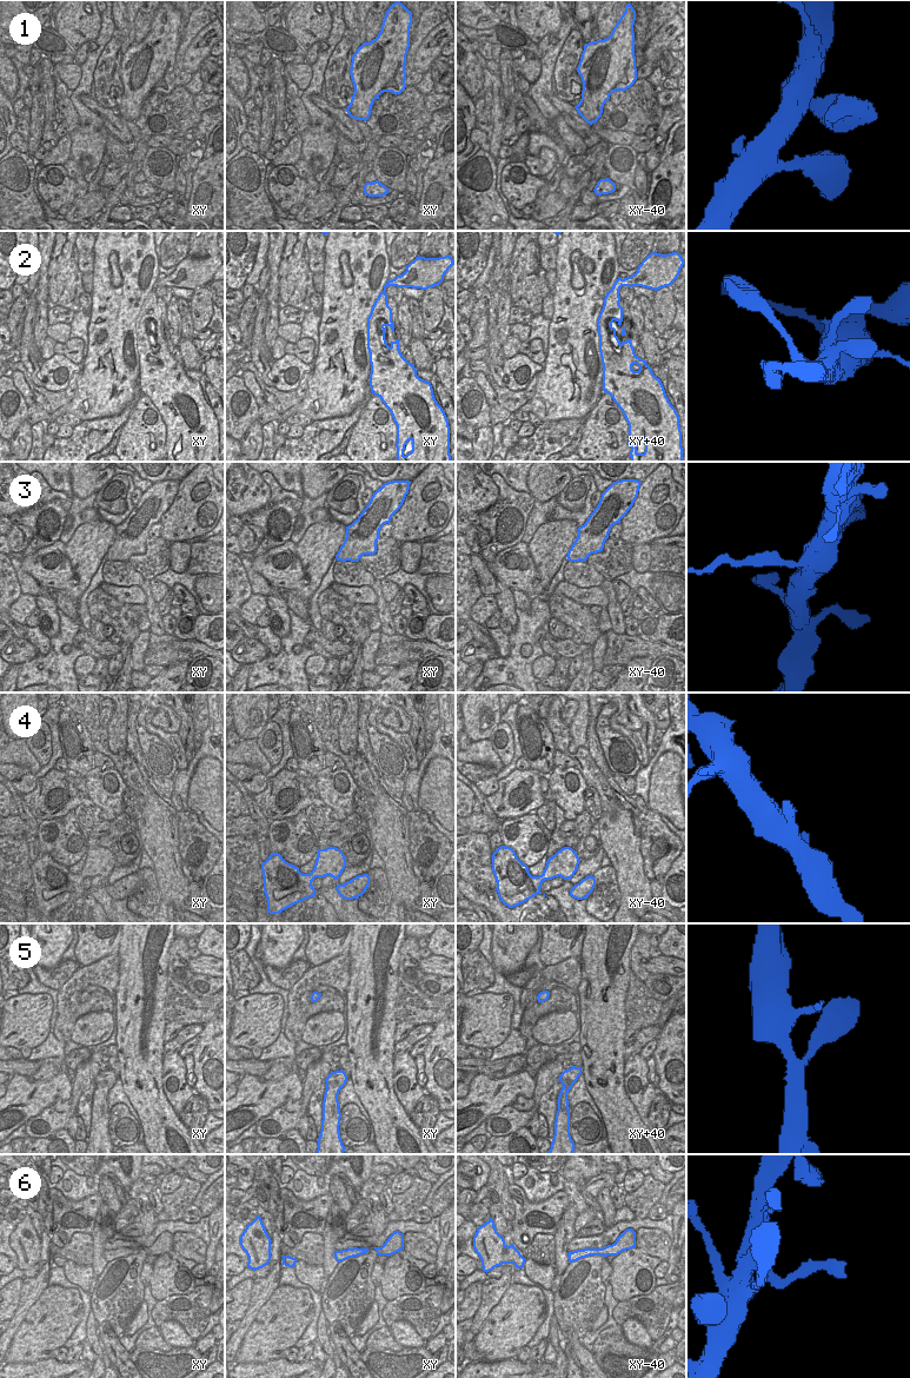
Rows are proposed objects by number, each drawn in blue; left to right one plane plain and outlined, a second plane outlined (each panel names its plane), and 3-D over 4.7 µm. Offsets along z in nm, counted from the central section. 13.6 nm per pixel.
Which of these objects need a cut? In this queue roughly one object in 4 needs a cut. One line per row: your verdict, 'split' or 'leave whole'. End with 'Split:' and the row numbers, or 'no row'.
1: leave whole
2: leave whole
3: split
4: leave whole
5: leave whole
6: leave whole
Split: 3

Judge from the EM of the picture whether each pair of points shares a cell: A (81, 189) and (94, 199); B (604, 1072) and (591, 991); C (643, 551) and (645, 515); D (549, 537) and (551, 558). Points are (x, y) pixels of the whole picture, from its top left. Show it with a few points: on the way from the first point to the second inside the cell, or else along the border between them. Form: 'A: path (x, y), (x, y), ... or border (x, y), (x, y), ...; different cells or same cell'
A: border (88, 191), (74, 203); different cells
B: path (602, 1052), (602, 1011); same cell
C: border (649, 543), (633, 545); different cells
D: path (549, 542), (549, 554); same cell

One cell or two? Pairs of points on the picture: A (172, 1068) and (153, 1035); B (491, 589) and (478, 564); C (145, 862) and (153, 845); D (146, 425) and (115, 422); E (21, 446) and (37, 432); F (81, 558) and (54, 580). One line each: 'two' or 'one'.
A: two
B: one
C: two
D: two
E: two
F: two

